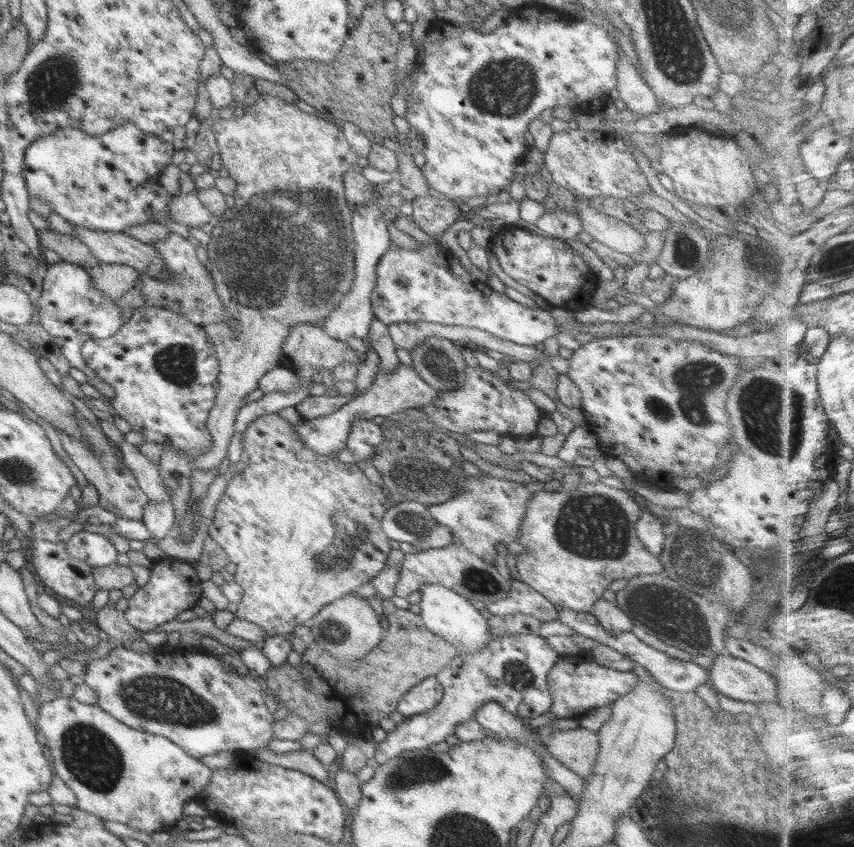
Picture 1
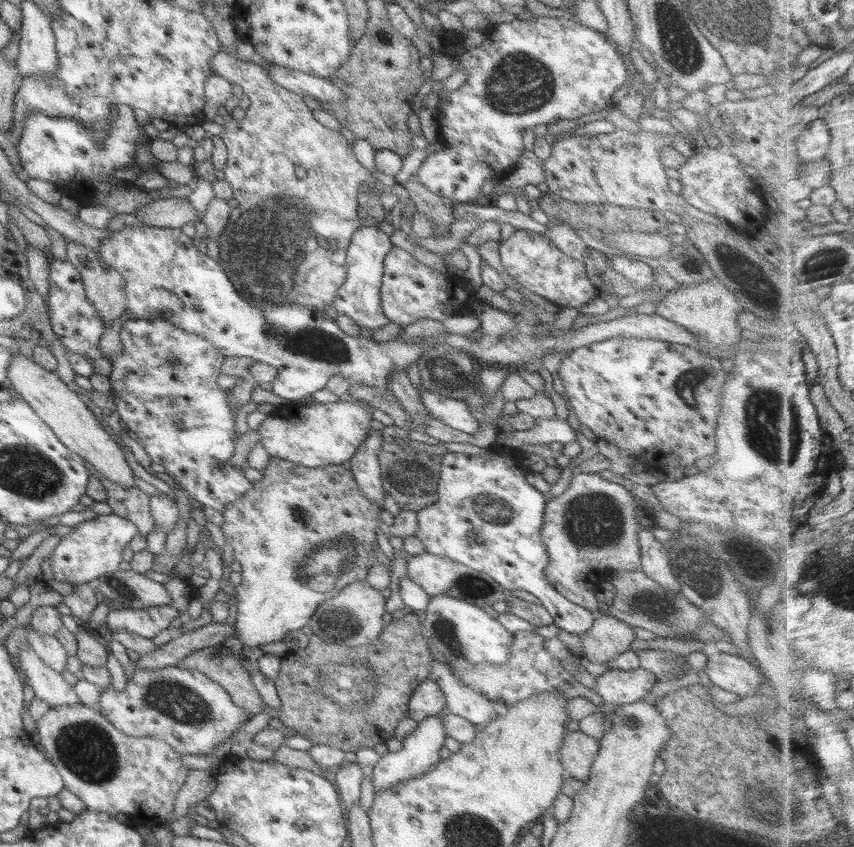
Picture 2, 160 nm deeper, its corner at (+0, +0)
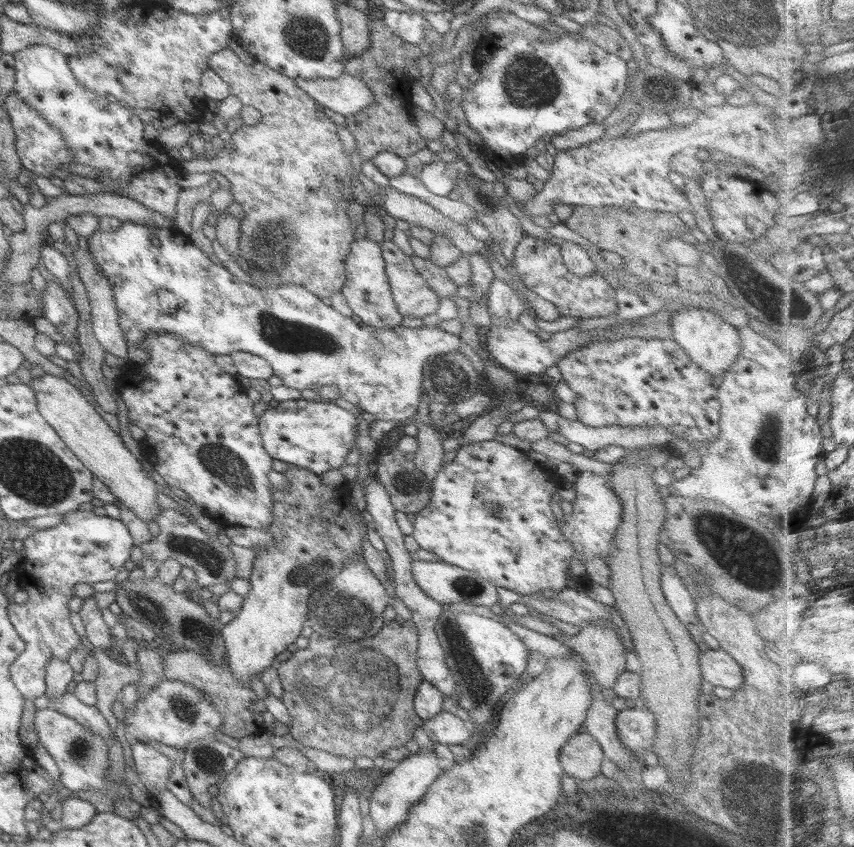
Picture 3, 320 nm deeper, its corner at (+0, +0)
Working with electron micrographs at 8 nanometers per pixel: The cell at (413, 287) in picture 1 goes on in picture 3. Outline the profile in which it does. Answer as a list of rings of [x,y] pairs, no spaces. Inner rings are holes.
[[[387,239],[380,242],[380,253],[397,312],[409,318],[420,319],[425,314],[435,313],[439,298],[415,271],[410,257]]]

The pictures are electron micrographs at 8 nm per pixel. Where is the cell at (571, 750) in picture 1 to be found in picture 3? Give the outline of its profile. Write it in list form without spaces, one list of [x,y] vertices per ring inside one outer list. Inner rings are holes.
[[[577,732],[561,746],[558,761],[567,776],[589,786],[591,778],[600,773],[605,759],[599,743],[592,736]]]

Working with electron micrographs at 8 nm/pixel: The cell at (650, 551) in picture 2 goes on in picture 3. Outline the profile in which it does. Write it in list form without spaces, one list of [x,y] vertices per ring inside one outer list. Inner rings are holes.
[[[662,564],[661,594],[673,615],[681,624],[697,623],[693,600],[673,567]]]

